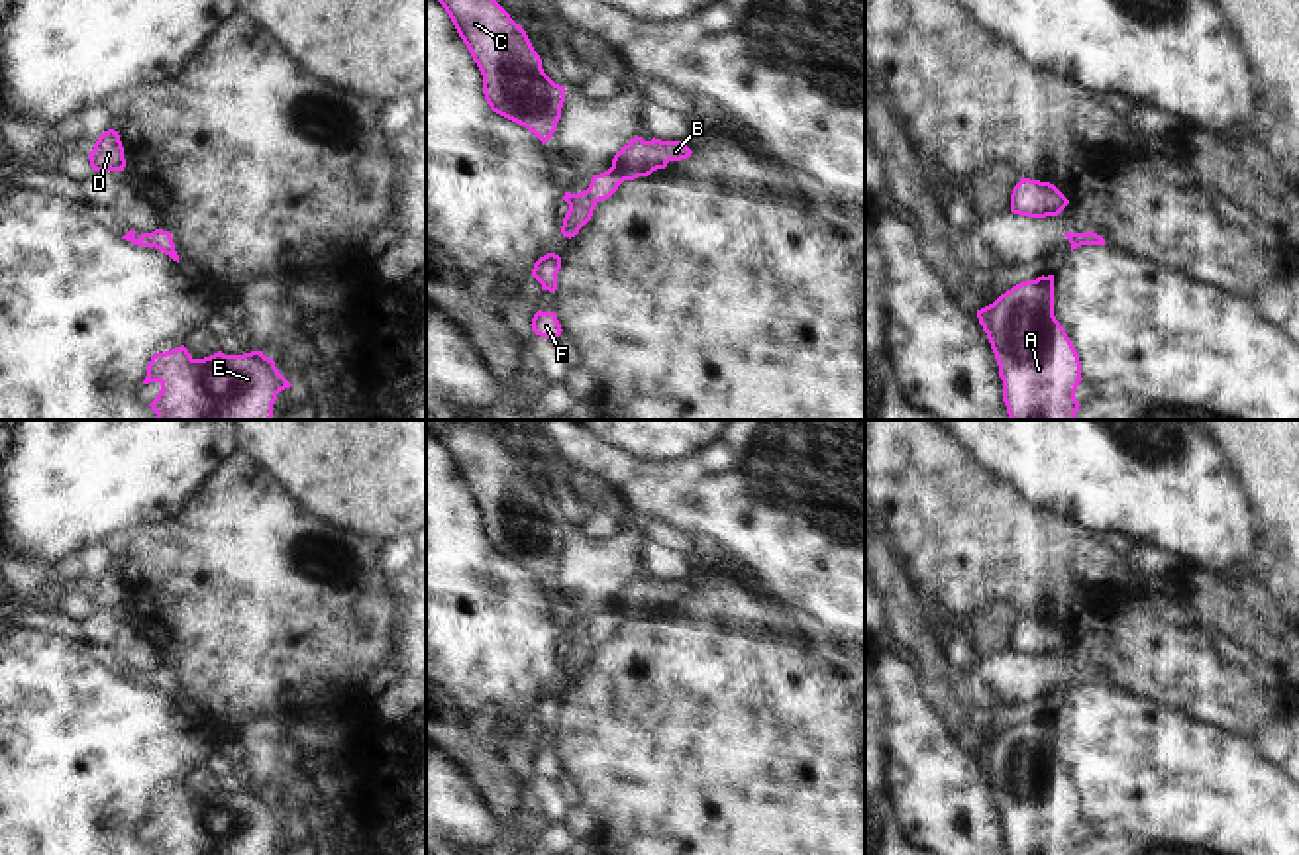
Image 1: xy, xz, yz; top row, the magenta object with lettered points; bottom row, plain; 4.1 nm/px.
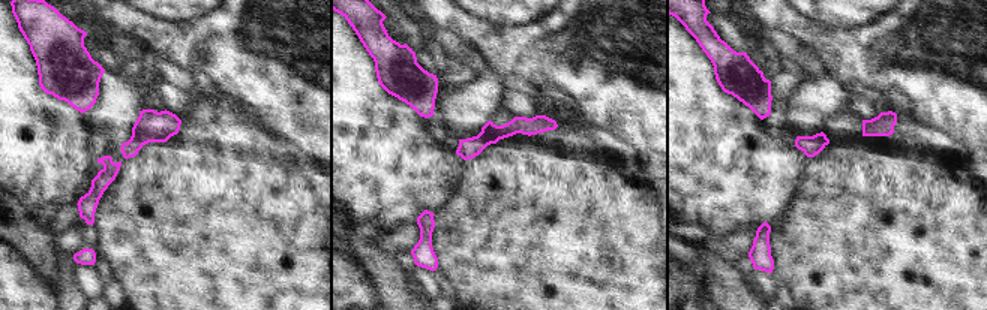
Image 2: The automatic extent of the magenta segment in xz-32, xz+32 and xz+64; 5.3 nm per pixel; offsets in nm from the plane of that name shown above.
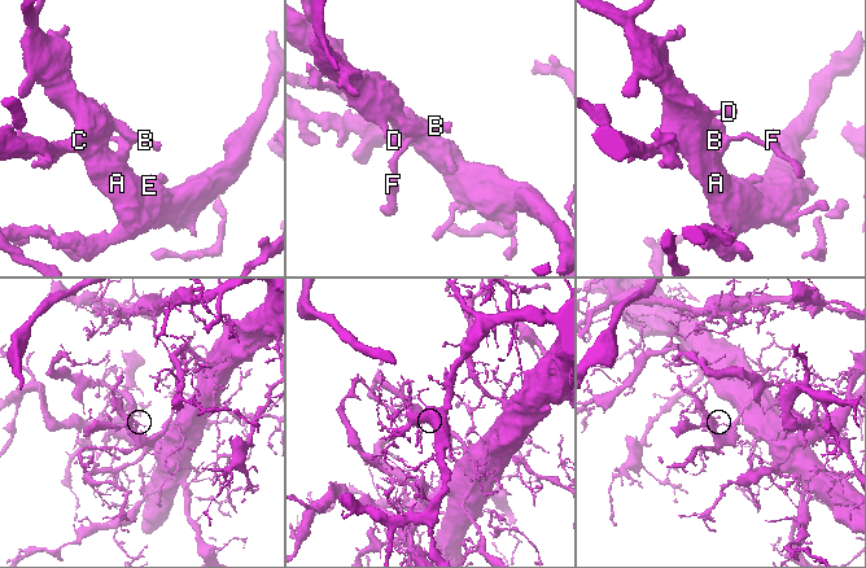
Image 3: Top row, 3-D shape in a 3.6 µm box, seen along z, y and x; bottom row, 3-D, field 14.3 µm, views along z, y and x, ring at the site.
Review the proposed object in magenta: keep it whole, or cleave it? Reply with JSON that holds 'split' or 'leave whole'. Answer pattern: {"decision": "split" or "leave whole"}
{"decision": "leave whole"}

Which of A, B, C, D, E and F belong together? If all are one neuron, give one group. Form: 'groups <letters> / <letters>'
groups A B C D E F

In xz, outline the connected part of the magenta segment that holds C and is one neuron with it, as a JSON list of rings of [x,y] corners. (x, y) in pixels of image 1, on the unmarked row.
[[[467,422],[428,428],[449,453],[483,514],[483,533],[493,551],[549,580],[565,541],[565,526],[542,508],[526,471],[489,433]]]

